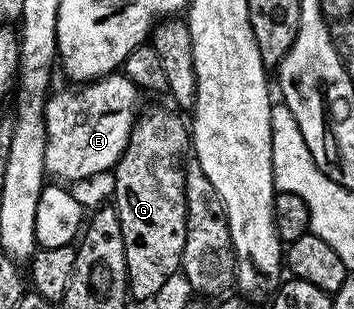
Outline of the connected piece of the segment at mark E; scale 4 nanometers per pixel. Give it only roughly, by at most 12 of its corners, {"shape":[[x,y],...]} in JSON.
{"shape":[[122,73],[54,92],[45,172],[110,172],[141,111]]}

